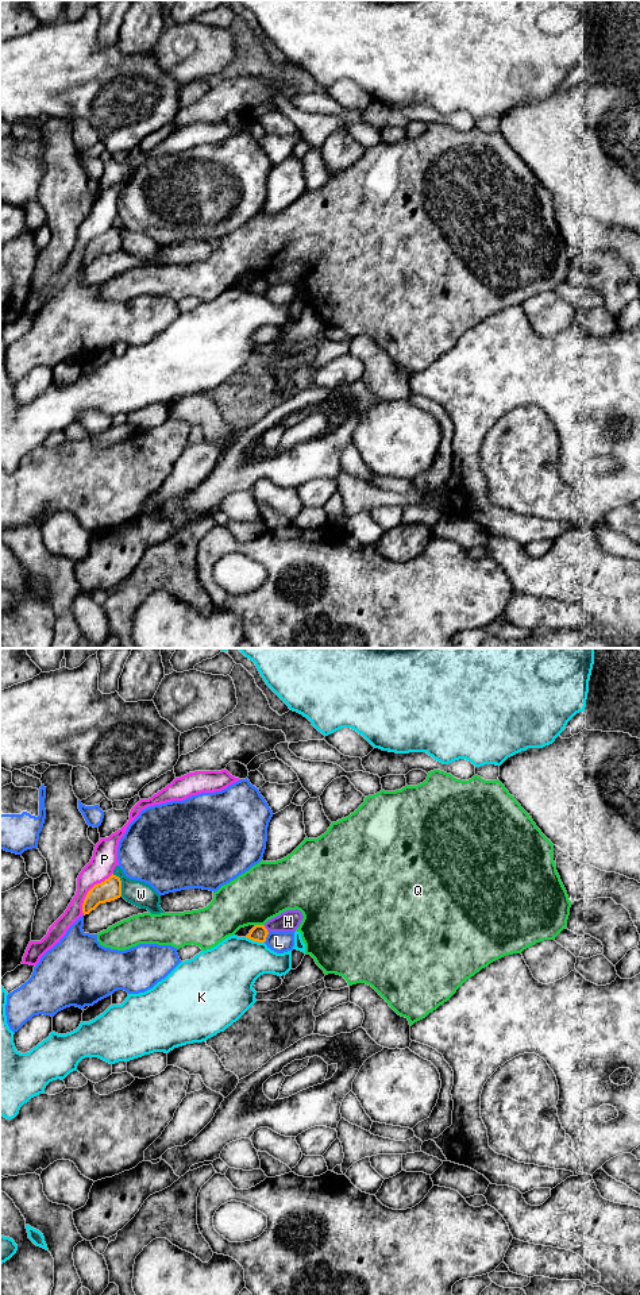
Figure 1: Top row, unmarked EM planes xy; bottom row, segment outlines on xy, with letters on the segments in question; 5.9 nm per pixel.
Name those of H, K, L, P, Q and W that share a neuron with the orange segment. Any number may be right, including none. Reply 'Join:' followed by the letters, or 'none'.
Join: none

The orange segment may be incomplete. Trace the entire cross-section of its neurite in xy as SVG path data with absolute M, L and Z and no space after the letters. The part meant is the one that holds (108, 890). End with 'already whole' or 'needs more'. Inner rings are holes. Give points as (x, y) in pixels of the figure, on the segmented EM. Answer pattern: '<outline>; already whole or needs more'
M111 875L101 883L95 884L86 894L82 903L82 913L89 914L100 903L111 902L122 897L122 880L116 875Z; already whole

